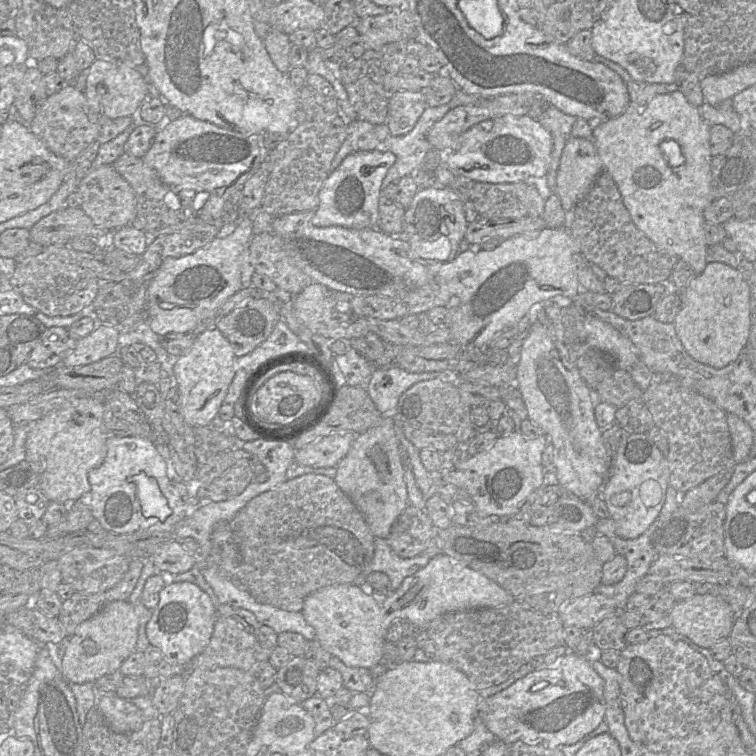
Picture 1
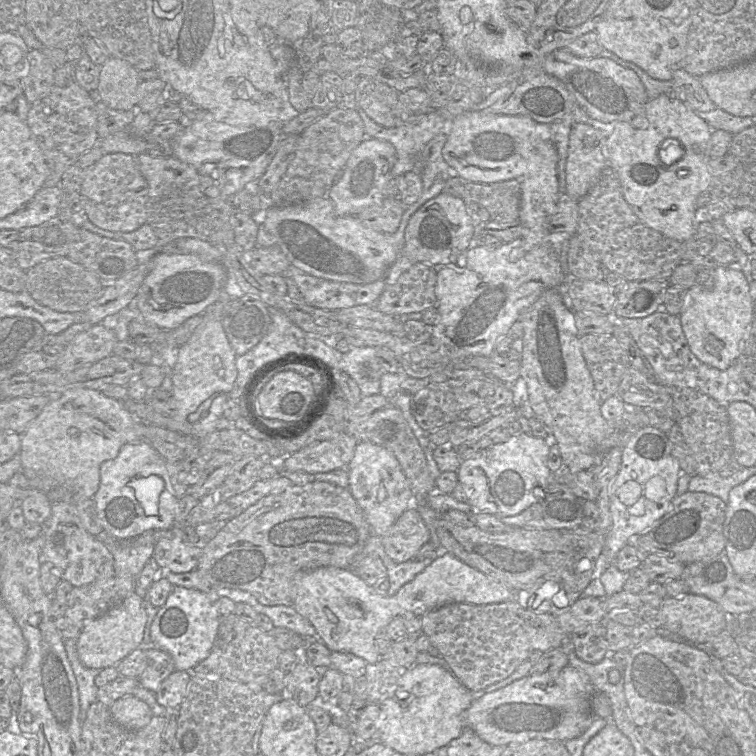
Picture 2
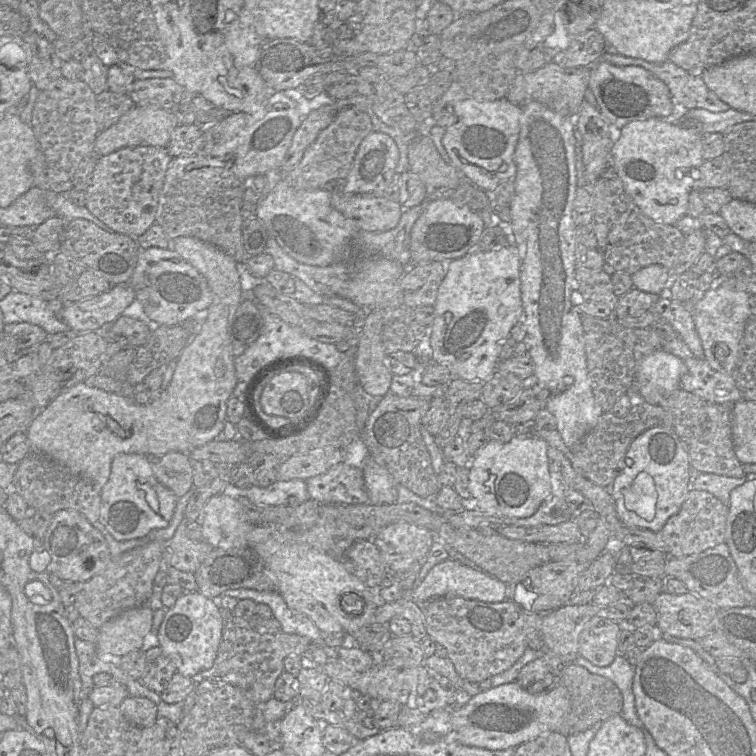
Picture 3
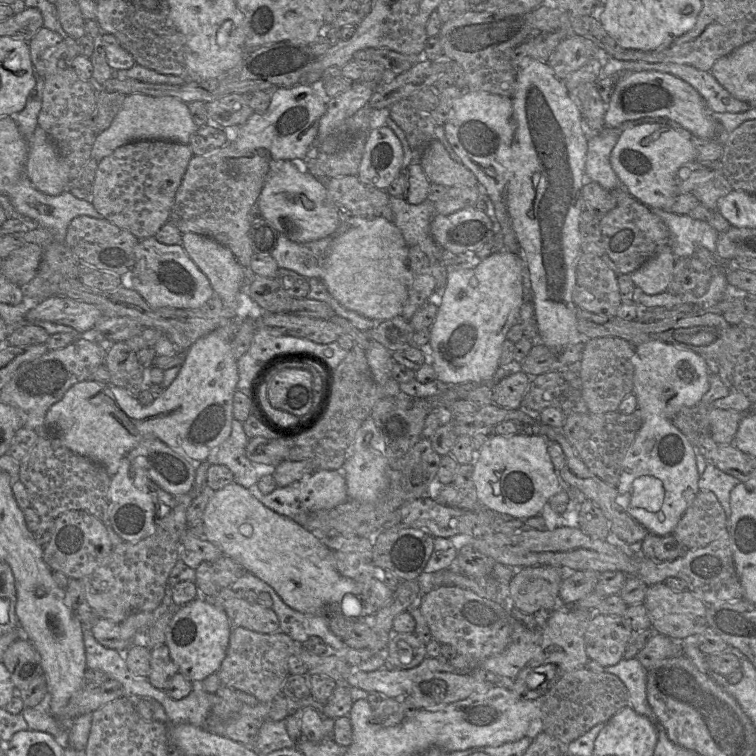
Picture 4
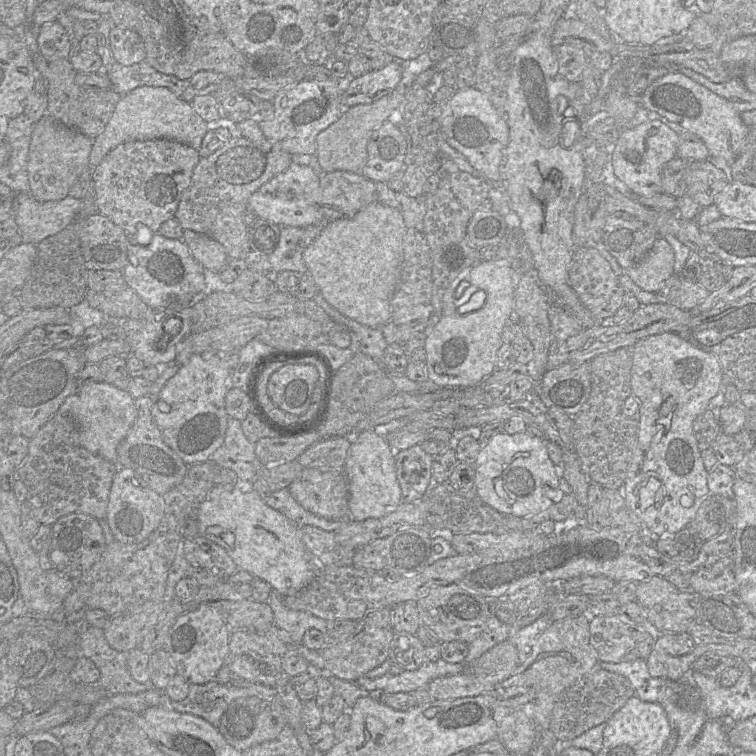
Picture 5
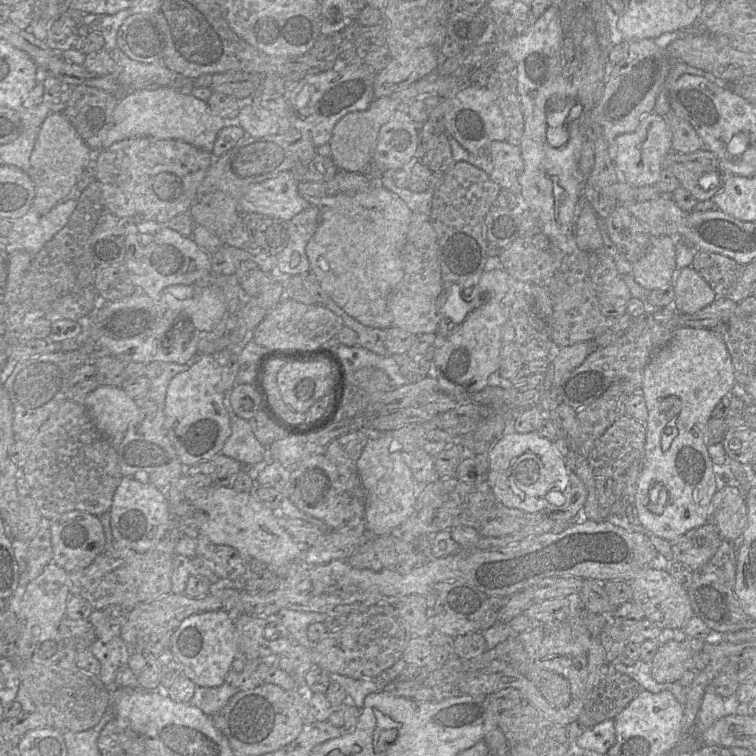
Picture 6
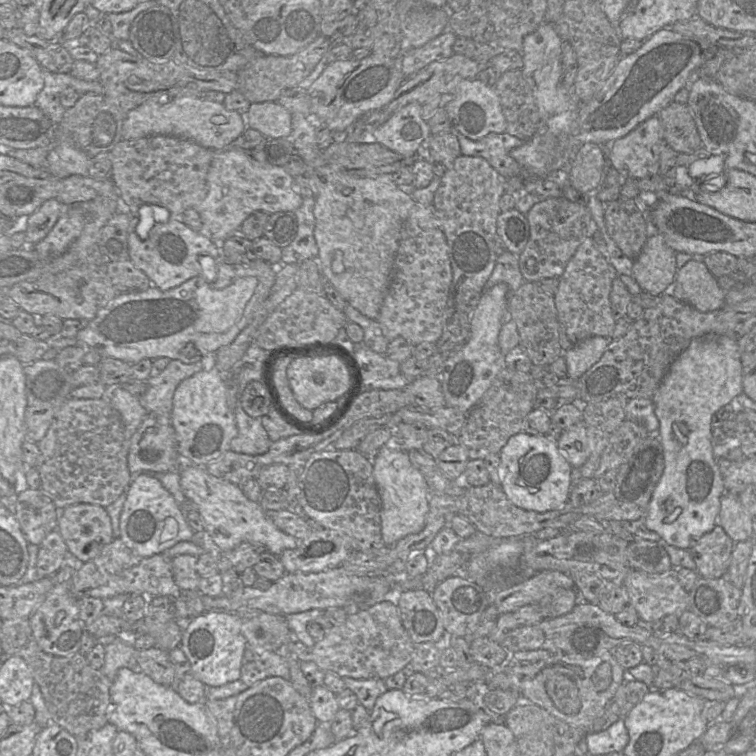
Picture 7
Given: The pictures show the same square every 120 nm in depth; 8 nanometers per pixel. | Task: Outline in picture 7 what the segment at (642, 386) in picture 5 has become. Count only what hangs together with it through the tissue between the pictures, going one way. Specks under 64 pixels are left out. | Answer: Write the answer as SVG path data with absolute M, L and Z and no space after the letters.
M709 334L694 338L671 364L652 401L659 420L659 438L665 467L656 485L647 514L646 527L659 534L668 544L689 550L697 540L717 524L720 501L725 493L717 459L713 454L712 416L743 392L743 372L738 345L726 335Z

